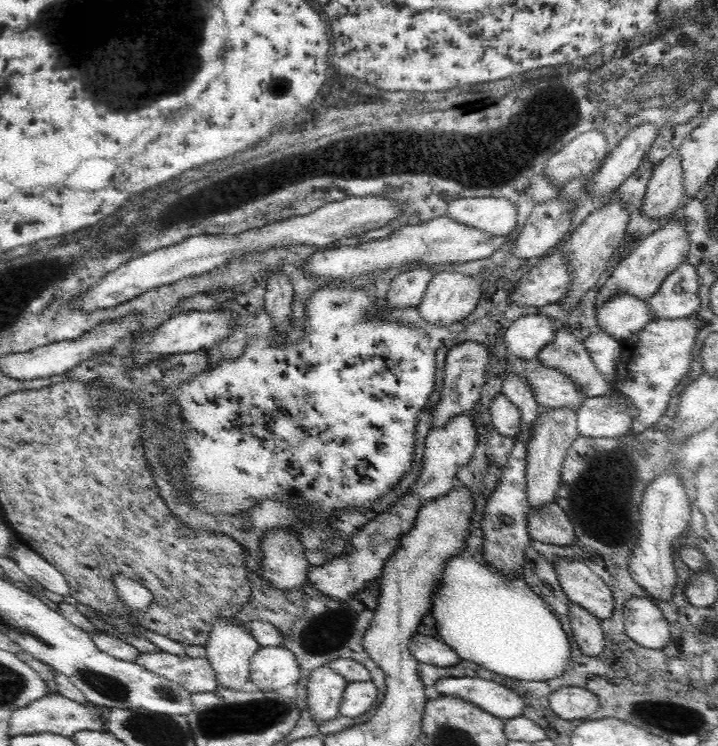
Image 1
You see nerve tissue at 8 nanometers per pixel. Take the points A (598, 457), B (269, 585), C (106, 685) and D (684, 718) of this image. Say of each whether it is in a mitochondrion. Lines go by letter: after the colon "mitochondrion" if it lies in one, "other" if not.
A: mitochondrion
B: other
C: mitochondrion
D: other

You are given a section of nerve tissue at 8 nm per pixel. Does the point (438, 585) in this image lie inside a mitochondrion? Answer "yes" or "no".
no

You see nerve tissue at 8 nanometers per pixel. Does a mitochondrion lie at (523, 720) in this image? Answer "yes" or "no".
no

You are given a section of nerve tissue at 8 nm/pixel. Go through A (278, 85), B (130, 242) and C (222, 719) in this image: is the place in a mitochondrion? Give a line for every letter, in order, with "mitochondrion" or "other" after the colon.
A: mitochondrion
B: other
C: mitochondrion

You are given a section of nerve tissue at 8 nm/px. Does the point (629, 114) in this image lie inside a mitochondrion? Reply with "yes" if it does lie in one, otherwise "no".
no

